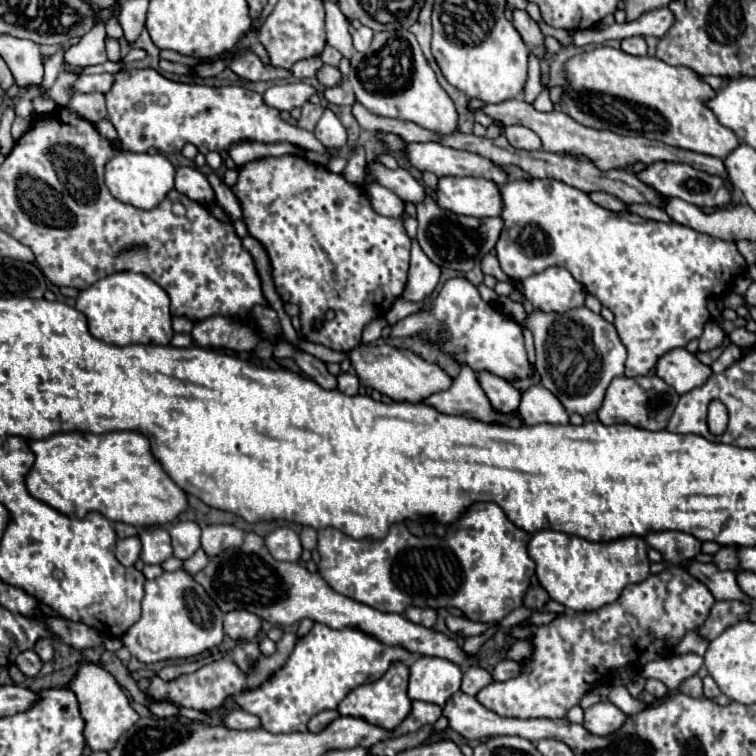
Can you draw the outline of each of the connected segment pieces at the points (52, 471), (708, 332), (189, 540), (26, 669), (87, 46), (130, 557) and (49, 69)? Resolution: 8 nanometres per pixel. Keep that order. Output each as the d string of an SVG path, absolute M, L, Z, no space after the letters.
M109 432L109 434L55 434L47 440L31 440L35 464L27 476L29 492L71 518L85 518L89 512L99 512L111 522L125 522L131 526L161 526L173 522L189 508L187 494L169 478L159 460L153 456L149 438L141 432Z
M715 320L707 322L707 324L705 324L705 330L703 330L701 338L699 338L699 350L703 350L703 352L715 350L717 346L723 344L725 336L727 336L727 334L725 334L725 330L721 328L719 322L715 322Z
M177 522L169 528L169 534L173 542L173 556L179 560L187 560L201 546L201 528L195 522Z
M27 650L27 652L21 652L17 656L17 662L19 670L25 674L25 676L37 676L37 672L43 668L43 662L41 658L37 658L37 654L33 650Z
M95 24L91 32L87 32L75 46L65 50L65 62L73 66L95 66L103 64L105 56L105 28L103 24Z
M123 538L123 540L117 540L117 560L123 564L123 566L133 566L135 560L139 558L139 552L141 552L141 542L139 538Z
M59 50L59 52L55 52L47 62L45 62L45 78L43 78L43 84L45 84L45 88L49 86L53 86L53 82L55 82L55 78L57 78L57 74L61 72L61 62L63 62L63 50Z

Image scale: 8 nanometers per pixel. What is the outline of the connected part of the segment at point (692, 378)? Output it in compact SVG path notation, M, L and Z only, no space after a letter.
M677 348L669 350L669 354L665 354L661 362L657 362L655 374L663 378L669 386L673 386L679 394L685 394L701 386L711 376L711 368L701 364L685 348Z

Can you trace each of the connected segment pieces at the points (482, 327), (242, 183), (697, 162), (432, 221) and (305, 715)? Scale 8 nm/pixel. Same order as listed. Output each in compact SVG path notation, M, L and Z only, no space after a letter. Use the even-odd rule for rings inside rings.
M465 278L447 280L431 312L413 314L391 326L391 332L397 338L413 336L417 330L427 330L429 336L437 336L441 328L445 328L445 334L451 336L451 340L445 342L445 350L455 354L459 362L467 362L475 372L489 370L491 374L497 374L505 380L529 378L529 360L521 326L513 318L503 314L497 306L487 304L481 298L479 290Z
M285 154L279 158L259 158L239 168L237 184L231 186L237 196L247 232L259 240L271 260L275 290L283 302L299 306L301 336L309 342L323 344L331 350L349 352L361 342L363 328L385 316L393 302L403 294L409 270L411 238L405 234L401 218L385 218L377 214L367 192L335 174L325 166L313 164L303 156ZM333 310L335 318L325 320L325 312ZM315 318L323 320L321 330L313 330Z
M469 98L467 108L477 114L483 112L487 116L491 116L495 122L501 122L505 128L507 126L525 126L529 130L533 130L541 142L543 142L543 150L547 152L557 152L557 154L585 154L585 158L589 158L599 170L615 170L621 166L629 166L629 162L645 162L645 166L651 166L653 162L689 162L689 166L693 166L695 170L705 170L707 174L719 176L719 178L729 178L725 174L725 162L721 162L721 158L713 158L713 156L705 156L705 154L697 154L691 150L677 150L675 146L665 146L663 142L653 142L647 138L633 138L633 136L621 136L621 134L613 134L611 130L589 130L587 126L581 126L579 122L573 122L573 118L569 118L569 114L565 112L537 112L531 104L523 102L521 98L513 98L513 100L505 100L499 104L485 104L481 100Z
M427 196L421 204L417 204L417 242L421 250L441 268L451 268L455 272L473 270L477 258L481 260L495 248L499 232L503 228L503 220L497 218L465 218L461 214L447 212L435 204L431 196Z
M315 624L307 636L297 640L285 666L271 680L259 690L247 690L233 700L245 712L259 716L263 728L269 732L305 732L311 716L337 708L349 690L381 678L393 662L409 662L411 658L413 654L409 654L409 650L401 650L401 646L385 646L363 630L333 630L325 624Z

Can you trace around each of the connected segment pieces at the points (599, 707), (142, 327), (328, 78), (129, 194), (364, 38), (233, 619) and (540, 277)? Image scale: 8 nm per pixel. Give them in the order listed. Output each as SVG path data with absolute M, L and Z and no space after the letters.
M609 700L595 704L585 710L585 728L591 734L613 734L613 730L621 728L621 722L625 722L625 714L611 704Z
M117 272L101 278L77 296L77 310L89 320L89 330L95 338L113 342L117 346L127 344L161 344L167 346L173 338L169 296L165 290L141 272Z
M323 64L323 66L317 70L315 78L319 80L321 86L339 86L339 84L343 82L343 76L341 76L339 68L337 68L337 66L329 66L329 64Z
M121 152L117 154L105 168L105 182L109 192L125 202L131 204L135 208L141 210L153 210L157 208L165 196L173 190L173 182L175 182L175 168L173 164L161 156L161 154L135 154L135 152Z
M361 26L353 32L353 48L357 52L365 52L369 48L369 42L371 42L371 36L373 36L373 30L367 28L367 26Z
M233 610L225 614L225 634L233 640L255 640L261 630L261 618L247 610Z
M551 266L523 280L525 298L543 312L567 312L585 302L585 288L569 274L569 270Z

